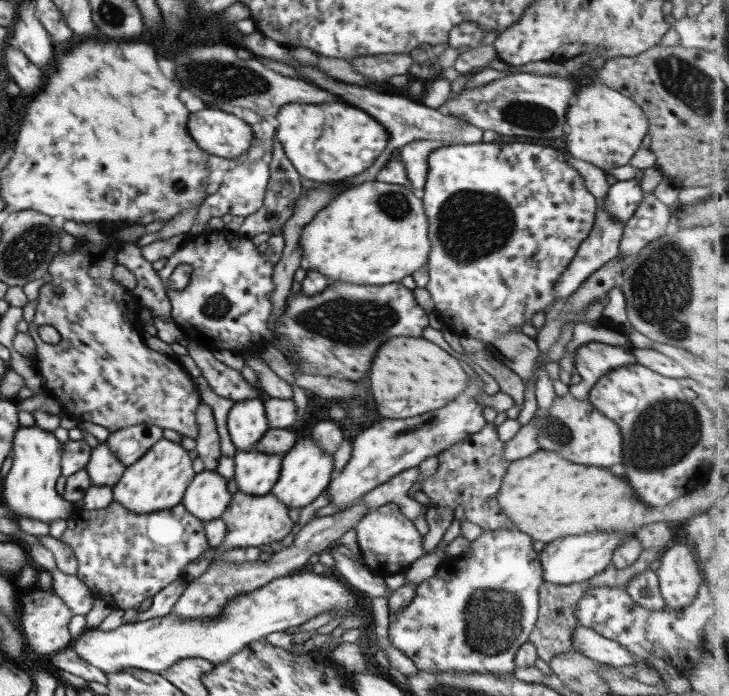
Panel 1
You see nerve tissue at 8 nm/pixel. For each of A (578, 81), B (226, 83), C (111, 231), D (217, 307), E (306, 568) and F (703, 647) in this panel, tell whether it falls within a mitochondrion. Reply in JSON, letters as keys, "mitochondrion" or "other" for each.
{"A":"other","B":"mitochondrion","C":"other","D":"mitochondrion","E":"other","F":"other"}

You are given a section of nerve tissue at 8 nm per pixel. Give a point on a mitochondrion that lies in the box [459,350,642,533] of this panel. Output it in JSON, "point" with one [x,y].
{"point":[557,432]}

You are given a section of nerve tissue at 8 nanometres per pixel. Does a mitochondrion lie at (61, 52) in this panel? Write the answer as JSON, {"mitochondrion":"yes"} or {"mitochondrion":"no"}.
{"mitochondrion":"no"}

